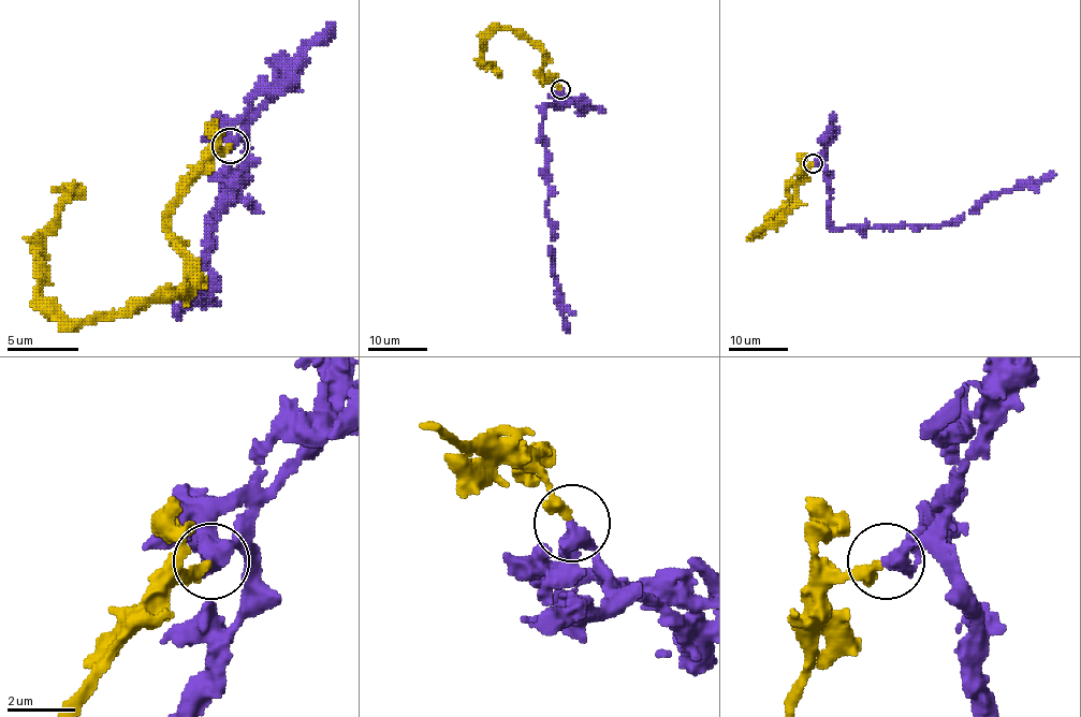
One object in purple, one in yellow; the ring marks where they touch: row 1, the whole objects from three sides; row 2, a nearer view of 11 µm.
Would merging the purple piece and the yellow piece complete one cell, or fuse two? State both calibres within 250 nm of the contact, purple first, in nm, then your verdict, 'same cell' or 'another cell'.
calibres 400 and 320 nm; same cell

